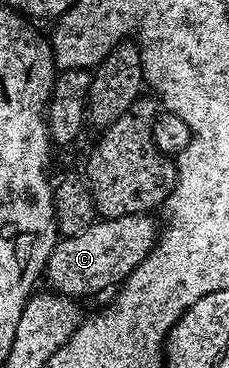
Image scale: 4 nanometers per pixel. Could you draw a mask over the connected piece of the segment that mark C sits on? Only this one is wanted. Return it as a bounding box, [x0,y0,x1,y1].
[45,214,157,300]

